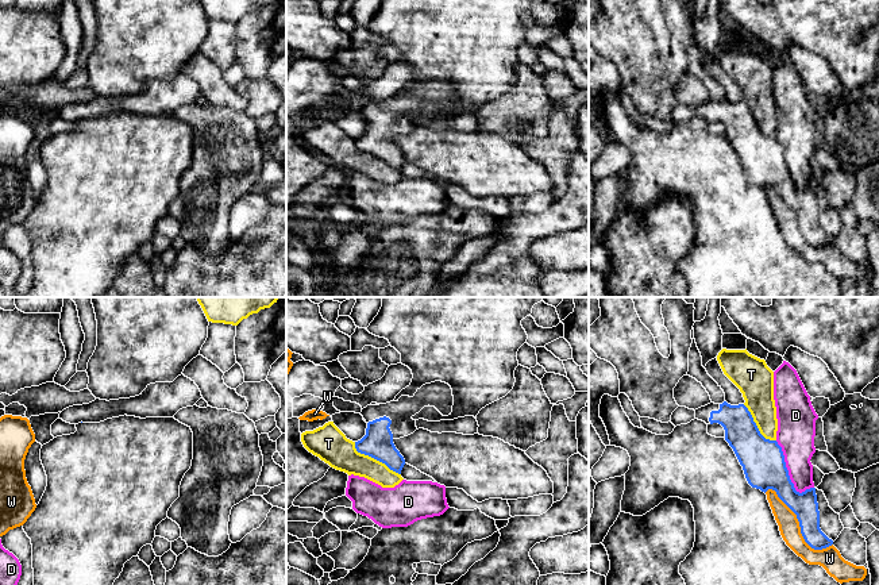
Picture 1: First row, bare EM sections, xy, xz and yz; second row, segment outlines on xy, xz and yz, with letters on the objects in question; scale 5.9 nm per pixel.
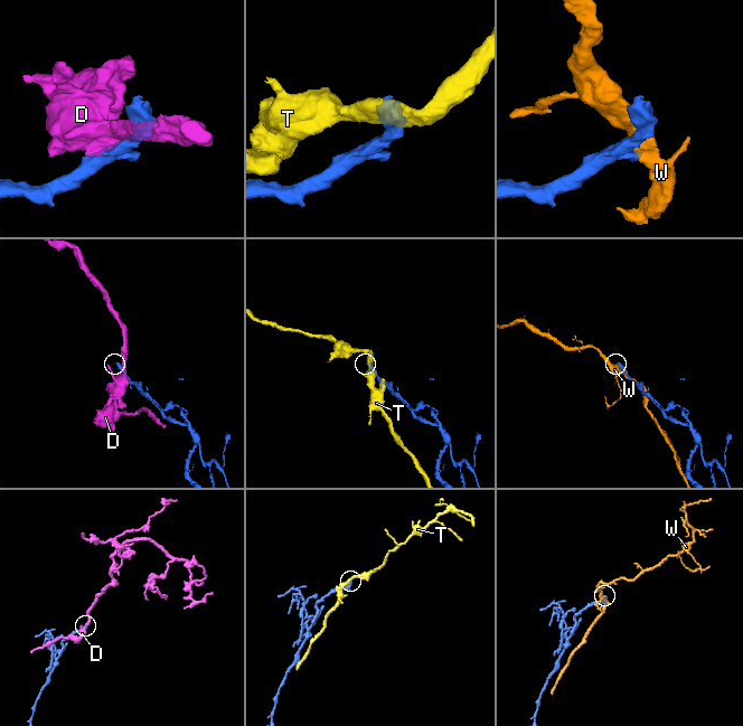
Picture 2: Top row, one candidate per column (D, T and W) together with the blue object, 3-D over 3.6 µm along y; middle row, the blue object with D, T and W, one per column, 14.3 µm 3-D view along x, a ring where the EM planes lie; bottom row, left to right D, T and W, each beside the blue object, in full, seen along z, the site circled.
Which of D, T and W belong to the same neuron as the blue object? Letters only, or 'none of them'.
none of them

